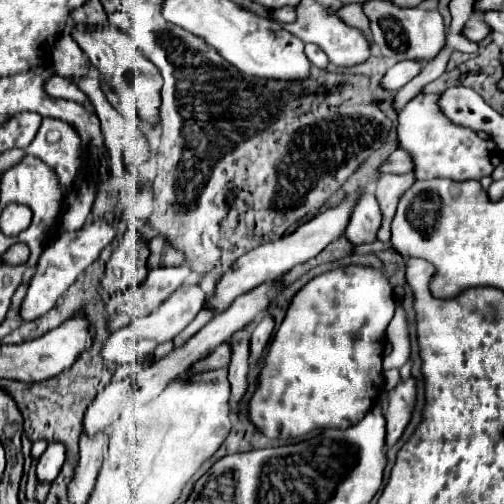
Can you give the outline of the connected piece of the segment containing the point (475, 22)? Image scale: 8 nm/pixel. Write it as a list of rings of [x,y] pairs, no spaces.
[[[471,16],[467,20],[467,26],[465,26],[463,34],[473,42],[481,42],[491,34],[491,28],[485,24],[485,20],[481,16]]]

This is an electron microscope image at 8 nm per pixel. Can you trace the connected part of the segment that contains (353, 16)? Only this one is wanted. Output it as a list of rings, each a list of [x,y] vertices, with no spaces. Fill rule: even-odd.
[[[349,4],[349,6],[343,6],[337,14],[339,14],[339,18],[341,18],[345,24],[349,24],[349,26],[353,26],[353,28],[359,28],[359,30],[371,40],[369,20],[367,20],[367,16],[363,14],[363,4]]]

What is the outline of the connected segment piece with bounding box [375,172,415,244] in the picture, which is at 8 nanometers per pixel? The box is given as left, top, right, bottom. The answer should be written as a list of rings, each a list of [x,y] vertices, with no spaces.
[[[407,172],[407,174],[383,174],[377,182],[375,188],[375,196],[377,202],[381,206],[381,214],[383,214],[383,222],[379,228],[377,239],[385,244],[390,242],[390,226],[399,202],[399,196],[411,188],[411,184],[415,184],[415,172]]]

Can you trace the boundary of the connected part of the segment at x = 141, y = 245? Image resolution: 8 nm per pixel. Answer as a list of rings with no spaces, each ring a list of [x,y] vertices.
[[[129,226],[127,232],[119,238],[117,248],[113,250],[111,258],[107,260],[105,270],[105,290],[119,292],[129,288],[131,284],[141,282],[147,276],[147,262],[149,246],[139,234],[137,228]]]

